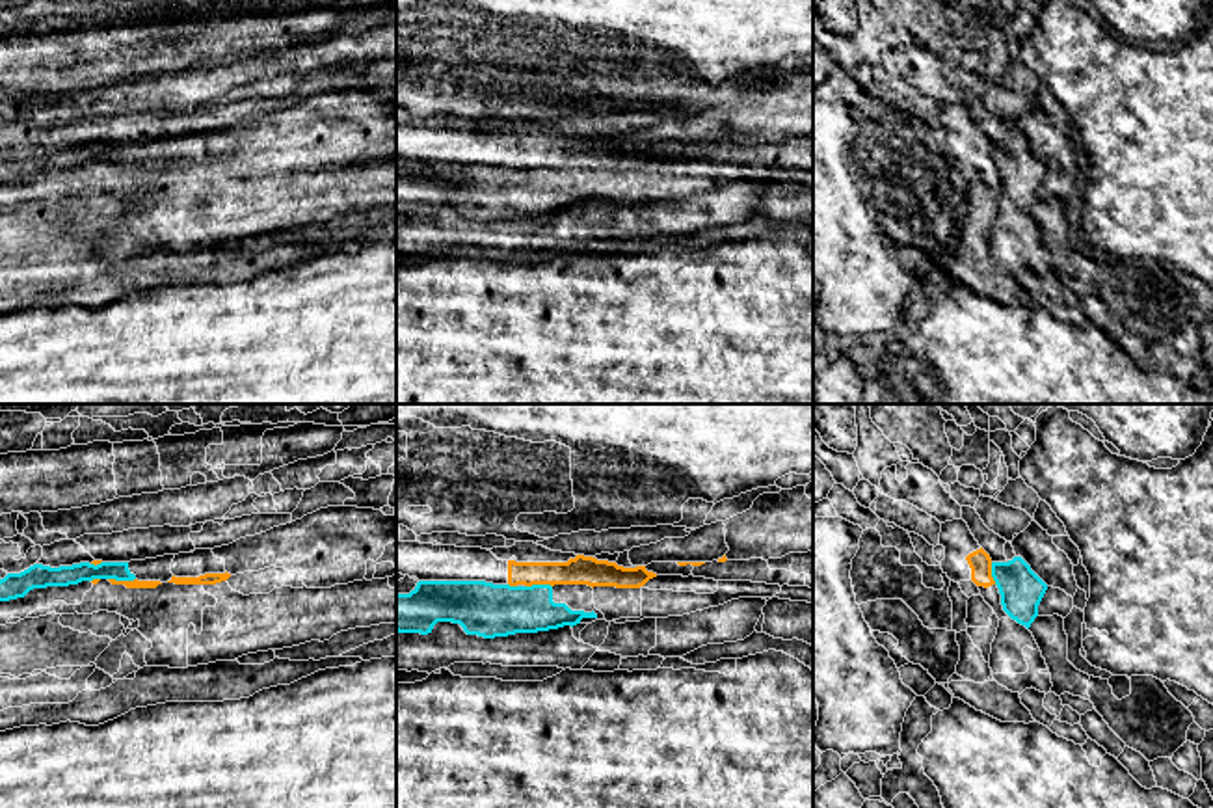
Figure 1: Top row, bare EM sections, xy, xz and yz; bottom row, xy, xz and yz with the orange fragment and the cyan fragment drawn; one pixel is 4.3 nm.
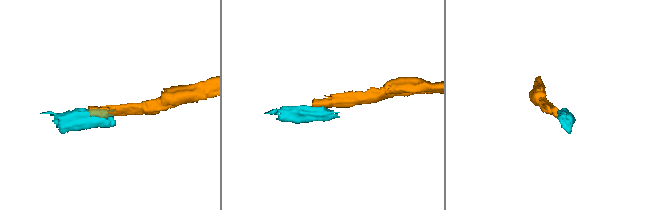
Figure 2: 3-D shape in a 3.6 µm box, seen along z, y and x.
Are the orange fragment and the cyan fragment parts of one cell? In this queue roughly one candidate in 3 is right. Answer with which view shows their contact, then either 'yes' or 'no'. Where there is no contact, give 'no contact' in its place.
contact in xy; no

